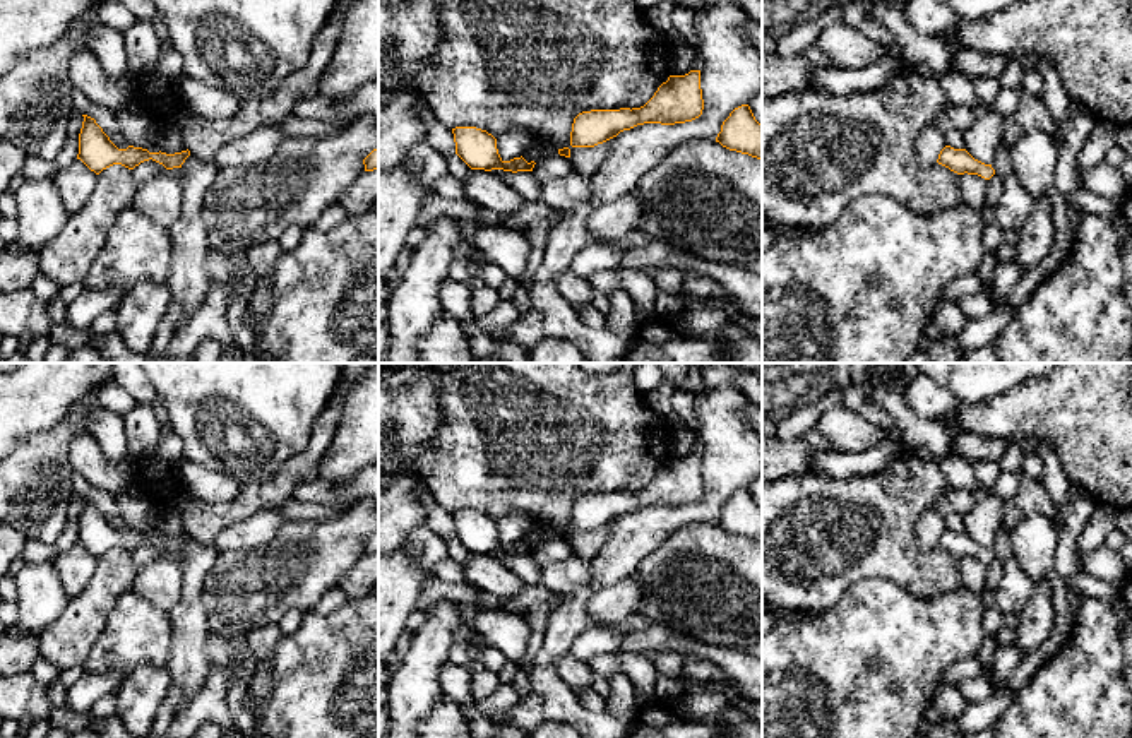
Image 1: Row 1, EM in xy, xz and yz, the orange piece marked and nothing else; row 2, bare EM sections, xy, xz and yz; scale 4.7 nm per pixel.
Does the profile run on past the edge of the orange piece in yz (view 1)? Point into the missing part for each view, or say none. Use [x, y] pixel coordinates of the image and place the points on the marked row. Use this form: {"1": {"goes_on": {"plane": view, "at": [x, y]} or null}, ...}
{"1": {"goes_on": null}}

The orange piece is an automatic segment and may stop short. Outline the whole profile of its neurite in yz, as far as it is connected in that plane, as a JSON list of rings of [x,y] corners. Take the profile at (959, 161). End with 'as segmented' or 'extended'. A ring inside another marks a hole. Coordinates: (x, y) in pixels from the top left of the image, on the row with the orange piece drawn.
[[[945,146],[940,151],[937,163],[957,175],[978,175],[985,180],[990,180],[995,175],[992,164],[974,159],[966,149],[954,149],[950,146]]] | as segmented

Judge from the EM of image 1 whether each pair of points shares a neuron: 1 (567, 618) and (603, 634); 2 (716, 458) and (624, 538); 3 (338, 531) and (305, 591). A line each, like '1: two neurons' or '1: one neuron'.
1: two neurons
2: one neuron
3: one neuron

